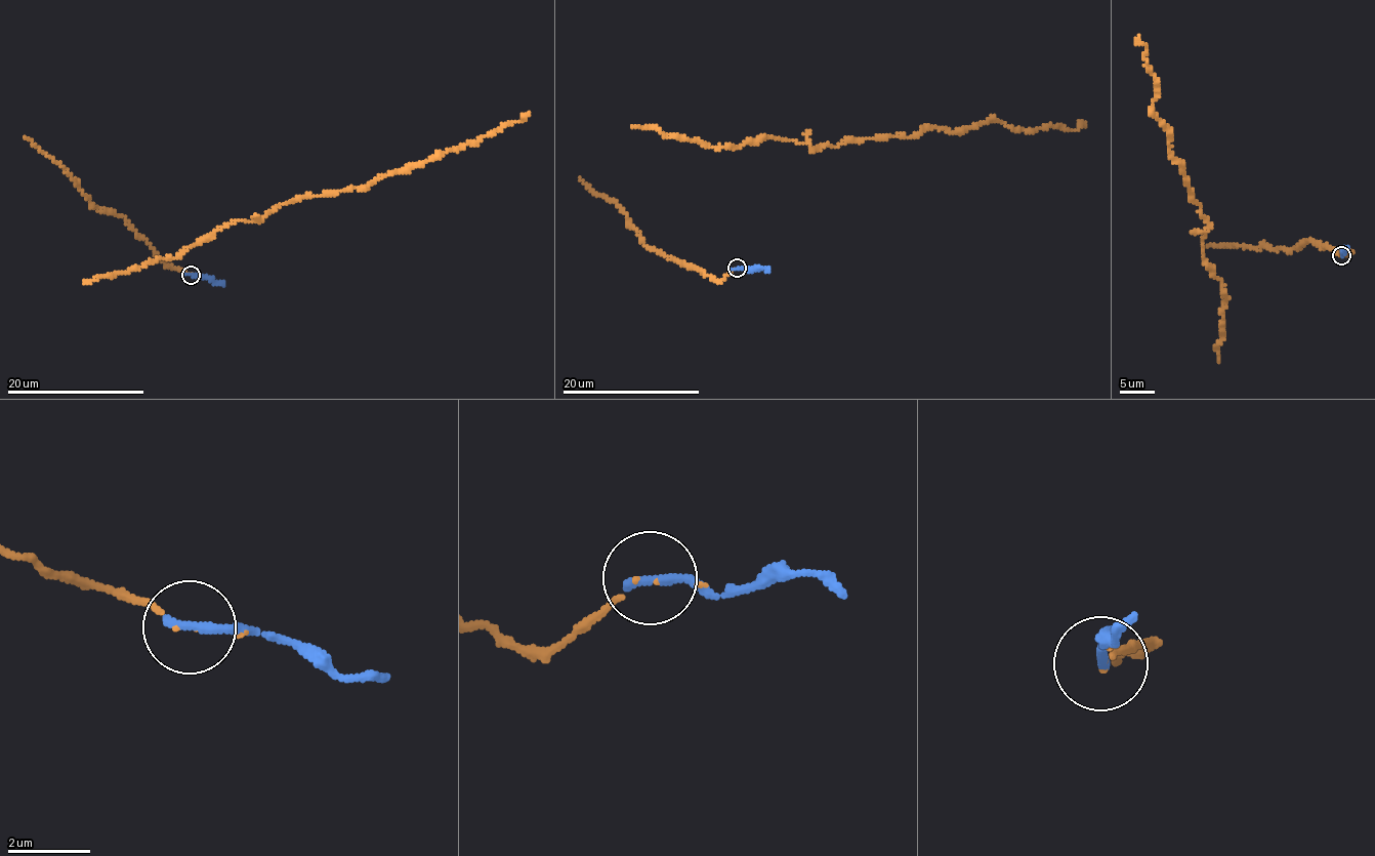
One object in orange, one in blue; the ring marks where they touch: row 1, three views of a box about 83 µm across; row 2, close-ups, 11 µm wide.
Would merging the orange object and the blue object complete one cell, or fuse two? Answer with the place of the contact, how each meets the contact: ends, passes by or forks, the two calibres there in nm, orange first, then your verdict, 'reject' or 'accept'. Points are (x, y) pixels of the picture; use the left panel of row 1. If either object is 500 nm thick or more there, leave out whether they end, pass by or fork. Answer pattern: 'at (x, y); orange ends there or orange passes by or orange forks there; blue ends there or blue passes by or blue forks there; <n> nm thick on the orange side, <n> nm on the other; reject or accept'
at (191, 275); orange ends there; blue ends there; 50 nm thick on the orange side, 280 nm on the other; accept

